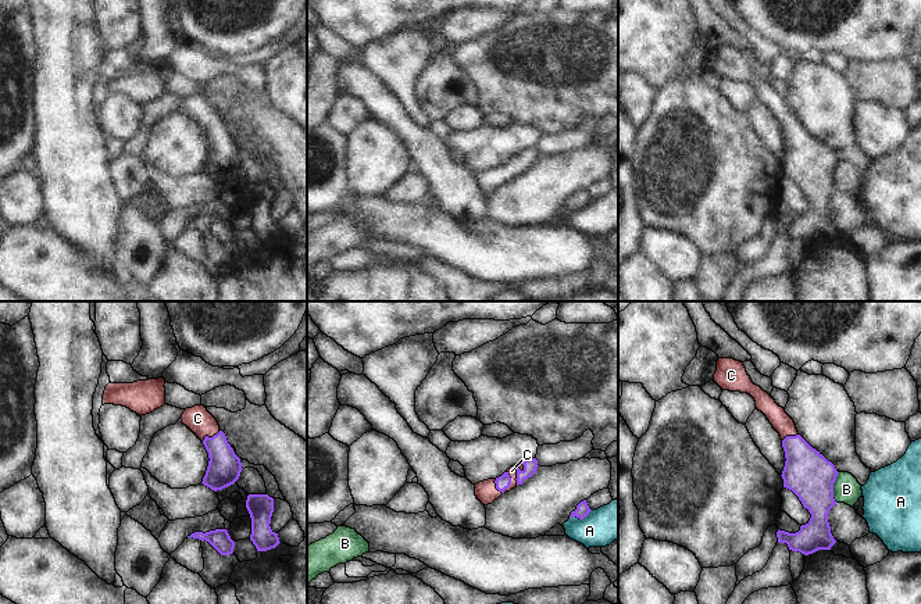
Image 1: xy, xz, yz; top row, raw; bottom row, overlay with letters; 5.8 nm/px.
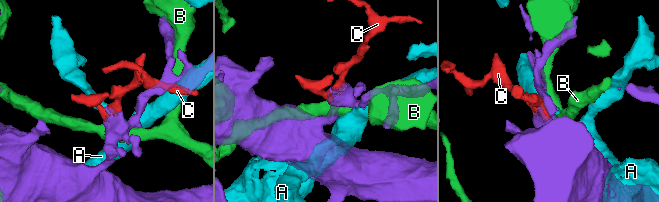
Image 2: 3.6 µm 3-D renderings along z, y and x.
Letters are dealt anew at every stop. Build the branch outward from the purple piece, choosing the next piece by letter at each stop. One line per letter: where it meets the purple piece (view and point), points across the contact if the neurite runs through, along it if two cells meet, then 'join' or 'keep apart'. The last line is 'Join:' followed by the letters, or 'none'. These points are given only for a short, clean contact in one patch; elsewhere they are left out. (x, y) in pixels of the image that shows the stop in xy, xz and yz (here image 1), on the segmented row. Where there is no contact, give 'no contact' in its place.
A: meets purple in xz at (581, 518); keep apart
B: meets purple in yz at (832, 488); keep apart
C: meets purple in xz at (510, 482); runs through xz (503, 482), (510, 482), (511, 471); join
Join: C

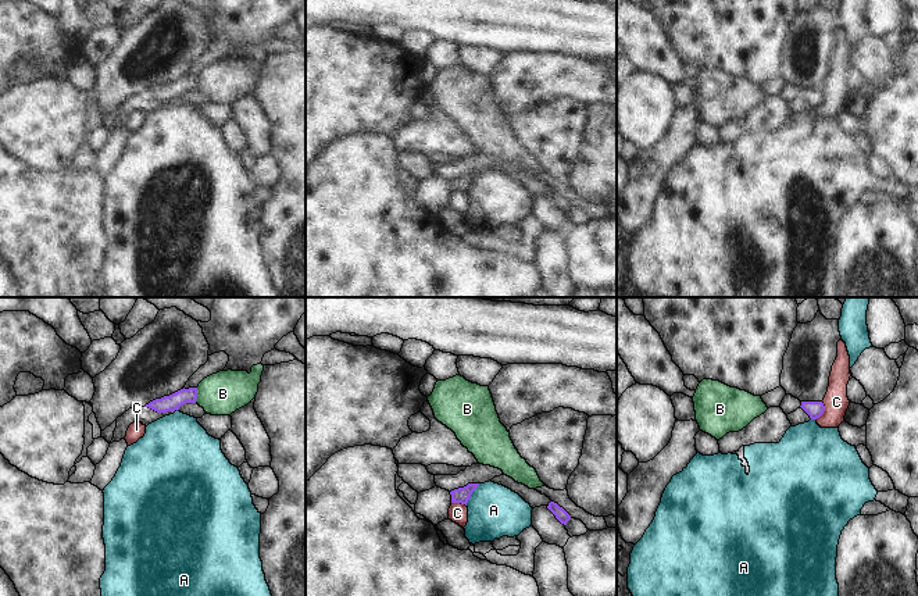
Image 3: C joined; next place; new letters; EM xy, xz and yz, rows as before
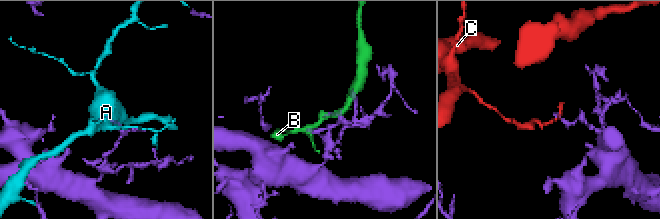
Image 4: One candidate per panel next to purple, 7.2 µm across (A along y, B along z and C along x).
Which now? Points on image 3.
A: meets purple in xz at (471, 493); border along xz (479, 484), (465, 505); keep apart
B: meets purple in xy at (196, 395); border along xy (197, 388), (195, 402); keep apart
C: meets purple in yz at (824, 410); border along yz (822, 402), (824, 411), (815, 418); keep apart
Join: none

